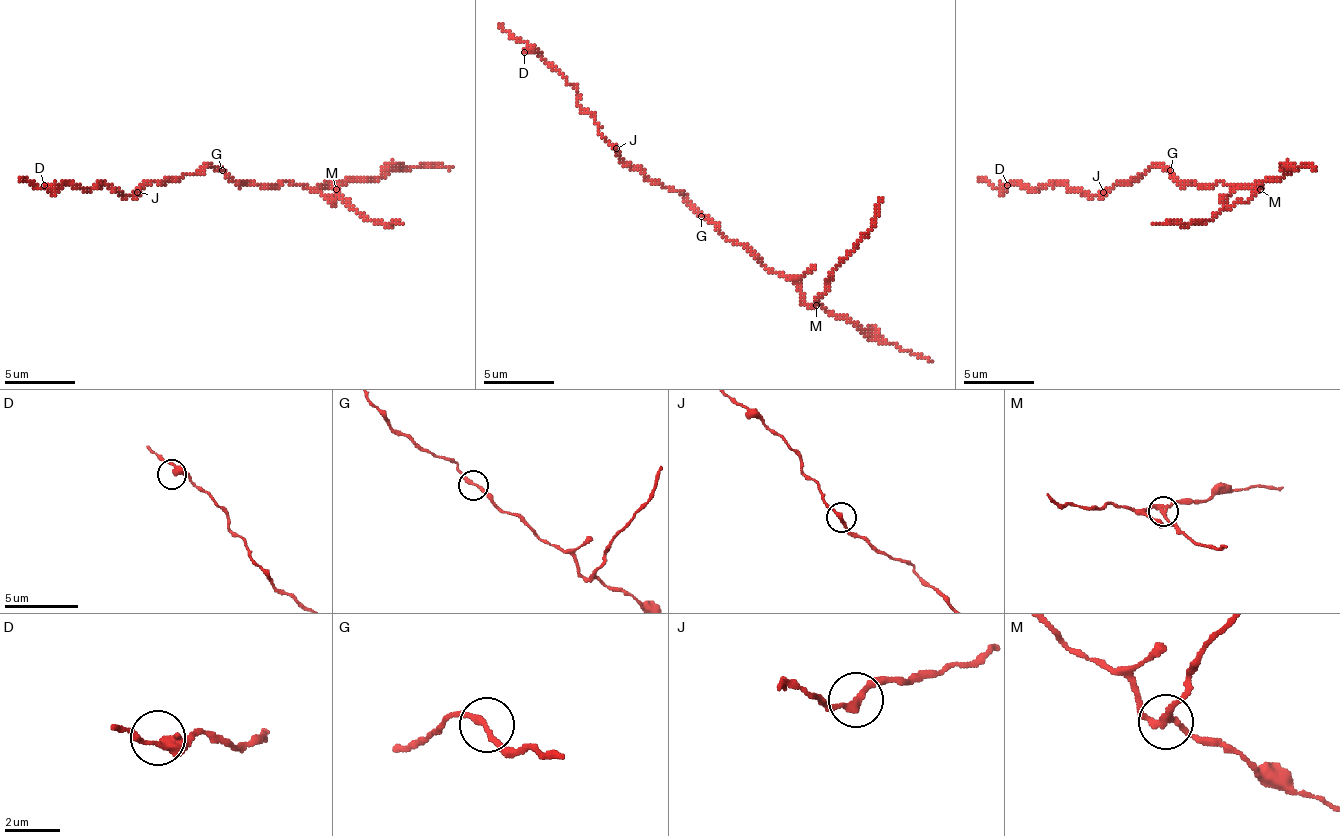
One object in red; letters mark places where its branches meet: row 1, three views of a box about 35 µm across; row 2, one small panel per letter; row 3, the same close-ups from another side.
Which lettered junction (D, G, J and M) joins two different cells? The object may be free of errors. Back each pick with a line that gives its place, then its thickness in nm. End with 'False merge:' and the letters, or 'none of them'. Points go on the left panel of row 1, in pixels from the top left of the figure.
M: (336, 189) | 240 nm
False merge: M

